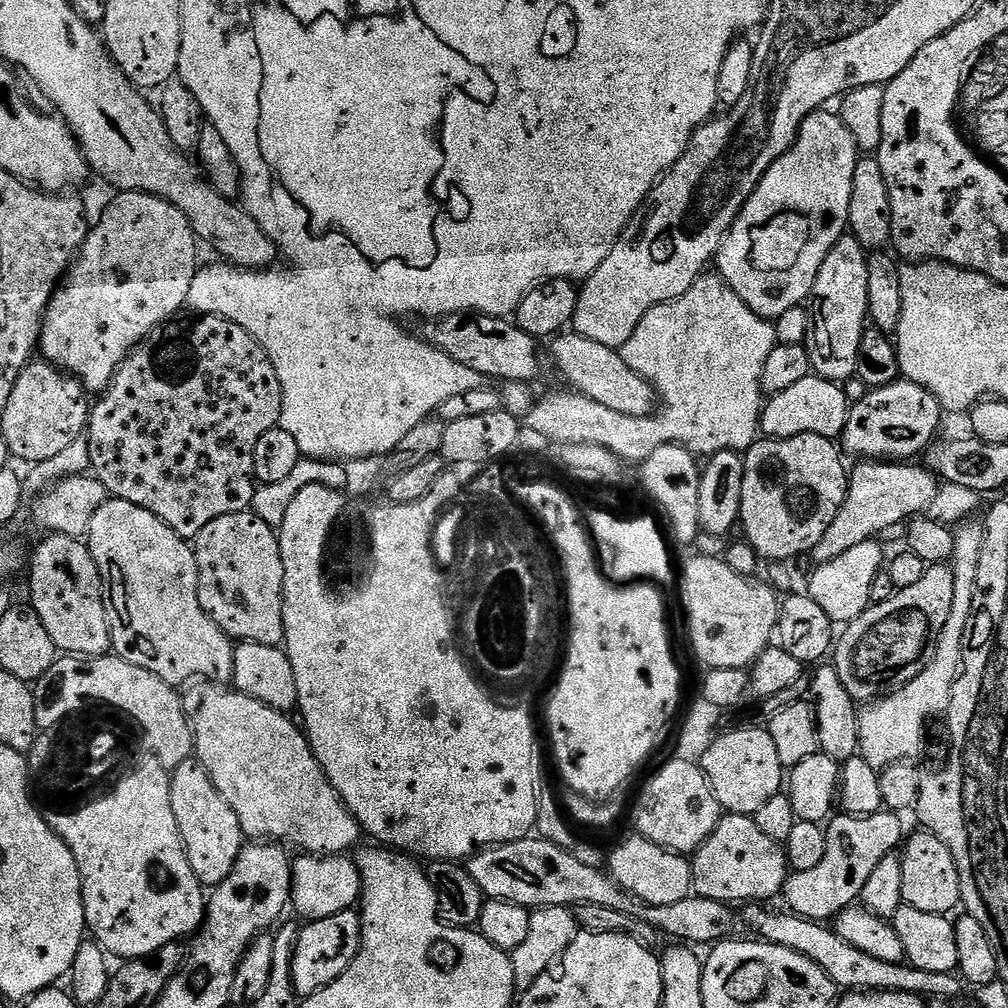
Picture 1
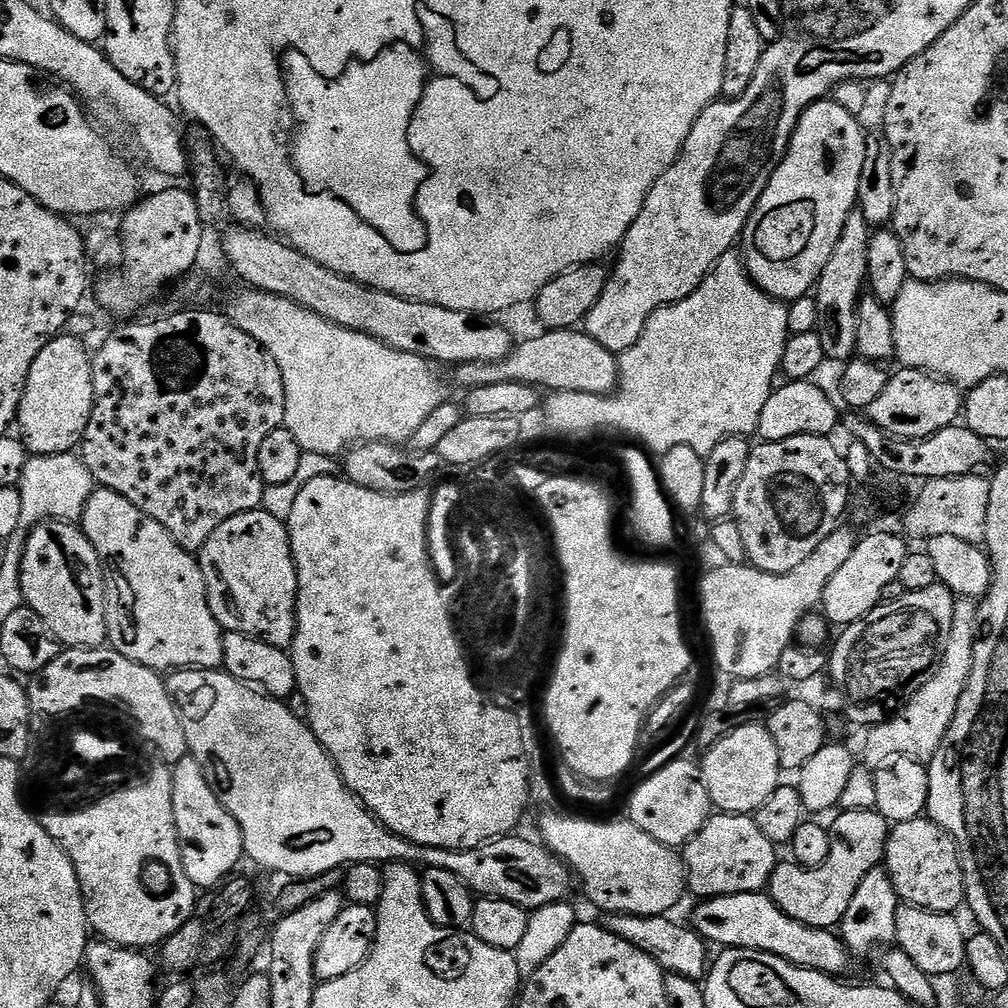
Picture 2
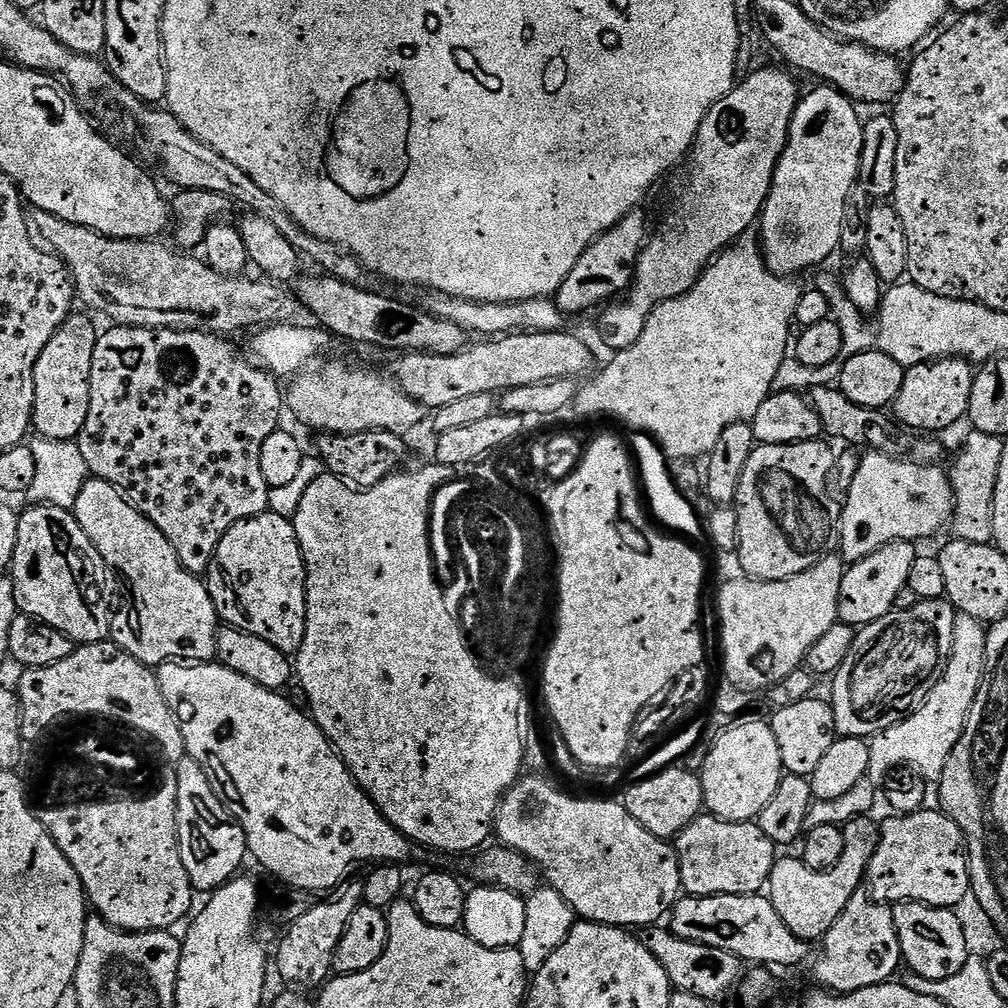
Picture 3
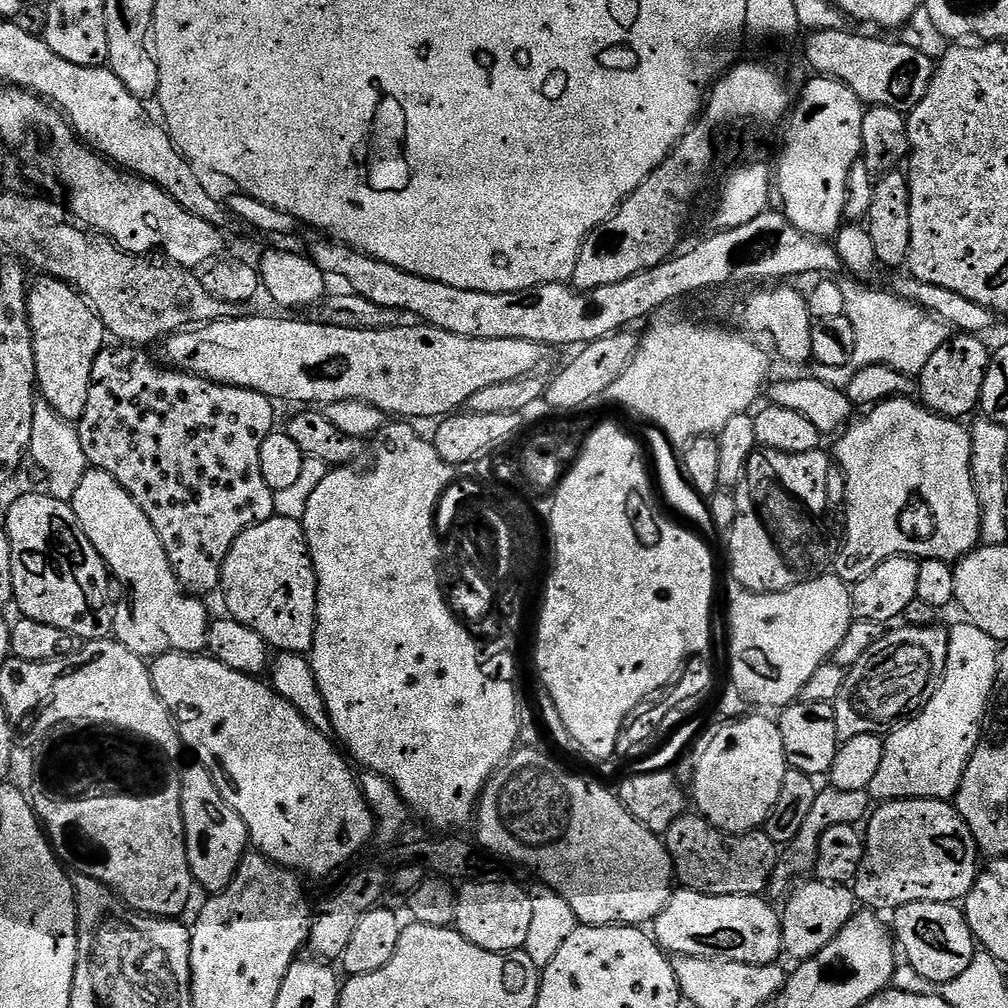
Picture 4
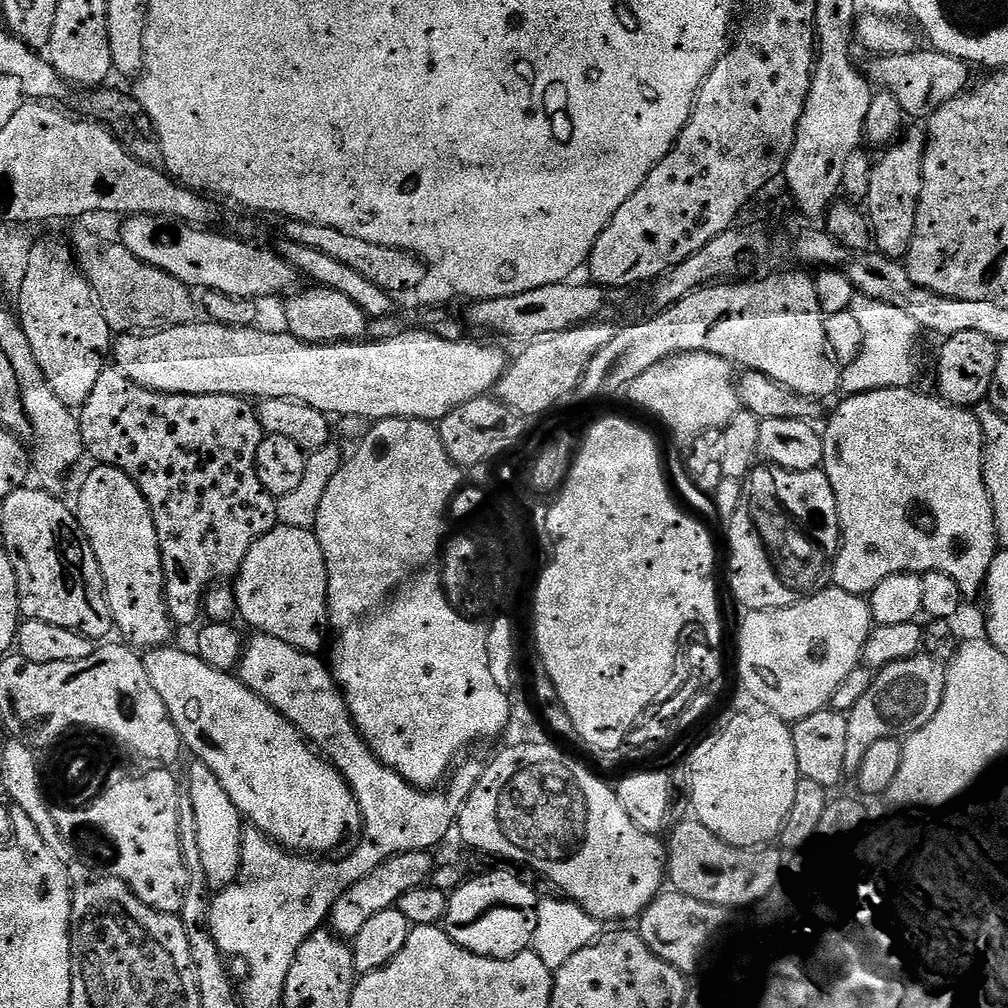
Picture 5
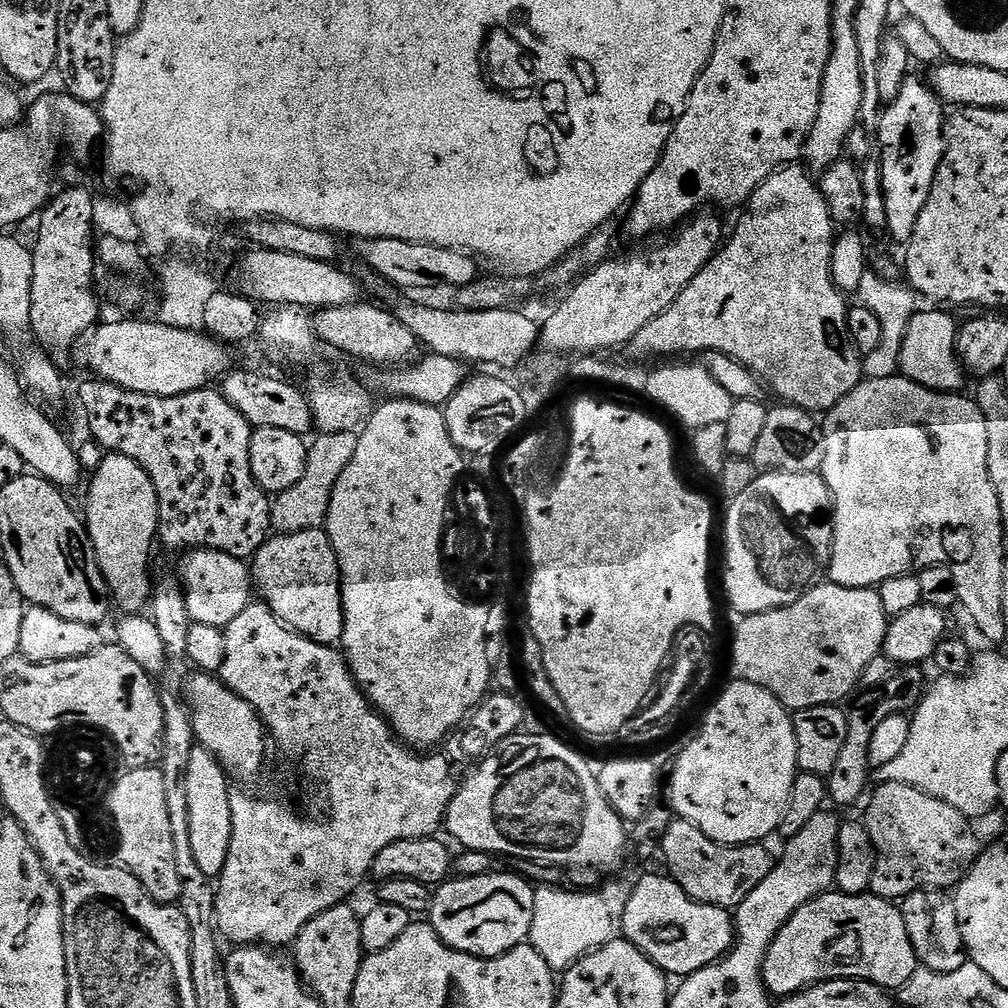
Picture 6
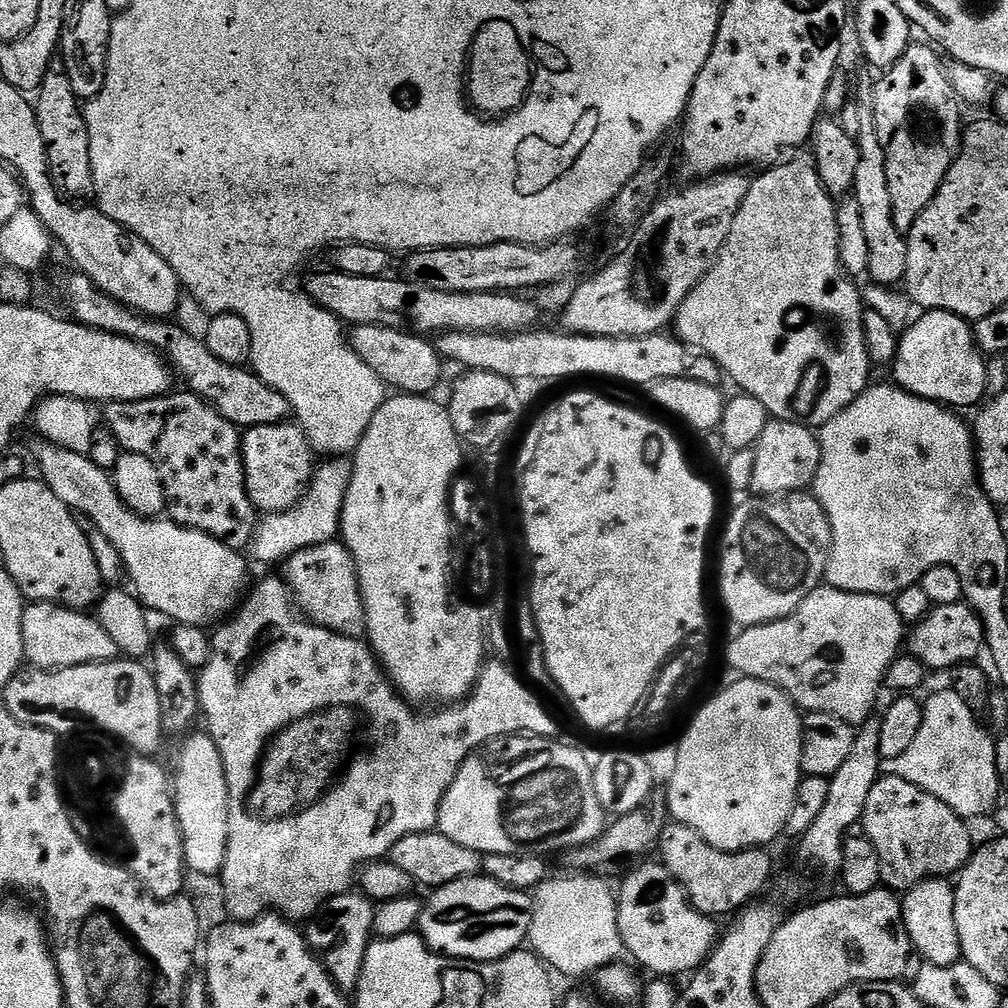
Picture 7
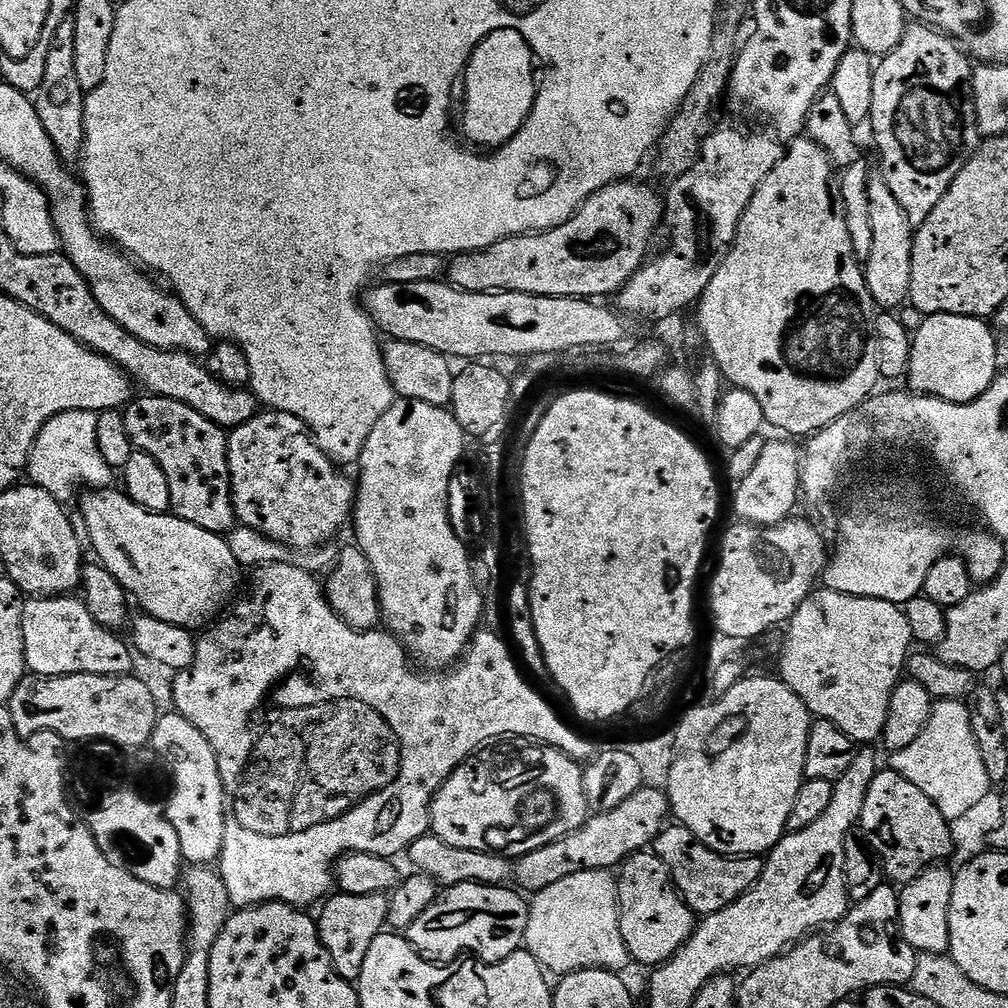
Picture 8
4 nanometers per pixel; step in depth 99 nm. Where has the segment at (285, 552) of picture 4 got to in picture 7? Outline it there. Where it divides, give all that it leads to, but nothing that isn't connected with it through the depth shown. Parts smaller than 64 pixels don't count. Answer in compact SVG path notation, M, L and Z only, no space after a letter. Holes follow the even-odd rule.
M335 539L298 550L291 558L283 561L283 568L282 579L288 585L295 607L311 623L351 640L359 640L367 633L356 563L343 542Z

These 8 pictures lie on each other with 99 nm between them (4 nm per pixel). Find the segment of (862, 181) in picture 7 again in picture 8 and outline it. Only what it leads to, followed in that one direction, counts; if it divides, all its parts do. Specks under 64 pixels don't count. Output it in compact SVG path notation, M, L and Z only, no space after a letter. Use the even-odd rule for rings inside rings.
M876 174L869 179L868 193L874 242L870 245L870 258L862 264L866 286L877 309L896 310L900 303L908 300L910 294L914 225L906 218L902 206L898 206L898 198L894 198L890 186L886 186L883 175Z

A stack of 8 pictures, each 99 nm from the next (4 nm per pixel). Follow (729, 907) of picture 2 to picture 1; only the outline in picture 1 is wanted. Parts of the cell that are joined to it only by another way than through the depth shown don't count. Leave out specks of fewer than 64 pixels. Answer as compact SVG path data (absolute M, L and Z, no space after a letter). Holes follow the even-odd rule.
M758 904L749 905L744 912L744 920L755 931L753 932L765 943L786 946L804 957L810 958L816 965L826 971L827 976L835 982L839 989L845 991L878 991L914 993L926 998L954 998L964 987L963 981L953 973L922 971L907 963L890 963L879 961L870 954L865 954L857 947L851 947L835 929L821 923L806 920L793 913L778 914L770 912Z

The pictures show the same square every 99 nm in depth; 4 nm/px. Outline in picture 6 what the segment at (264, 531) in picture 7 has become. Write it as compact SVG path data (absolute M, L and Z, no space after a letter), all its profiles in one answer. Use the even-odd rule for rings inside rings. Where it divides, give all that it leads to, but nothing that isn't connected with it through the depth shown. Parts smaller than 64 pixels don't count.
M325 432L315 437L317 440L307 445L308 457L304 459L304 473L294 486L284 492L275 493L272 500L272 528L277 533L305 532L311 528L324 528L330 498L334 494L334 486L338 478L342 478L342 470L354 458L354 450L358 450L358 435L351 432Z

